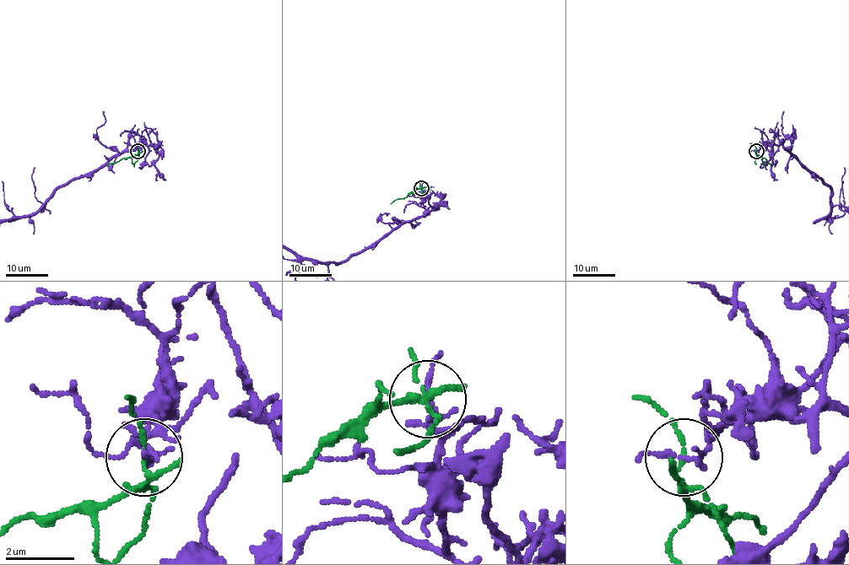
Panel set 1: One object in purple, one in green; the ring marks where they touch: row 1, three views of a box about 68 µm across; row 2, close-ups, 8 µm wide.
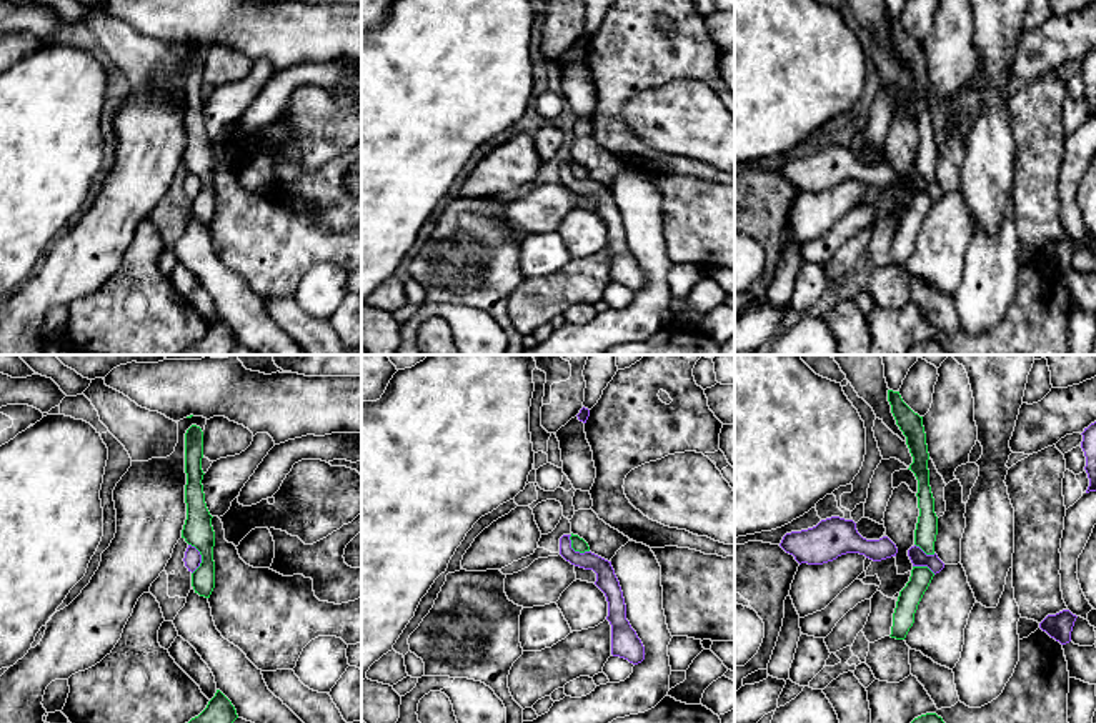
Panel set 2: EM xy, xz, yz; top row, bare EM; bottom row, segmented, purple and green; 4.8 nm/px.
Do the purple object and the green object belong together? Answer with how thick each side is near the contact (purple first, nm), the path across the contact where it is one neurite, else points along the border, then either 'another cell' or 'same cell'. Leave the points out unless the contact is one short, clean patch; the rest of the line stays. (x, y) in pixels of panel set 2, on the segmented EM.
80/140 nm | along xy (189, 543), (200, 555), (200, 565), (192, 573) | another cell

